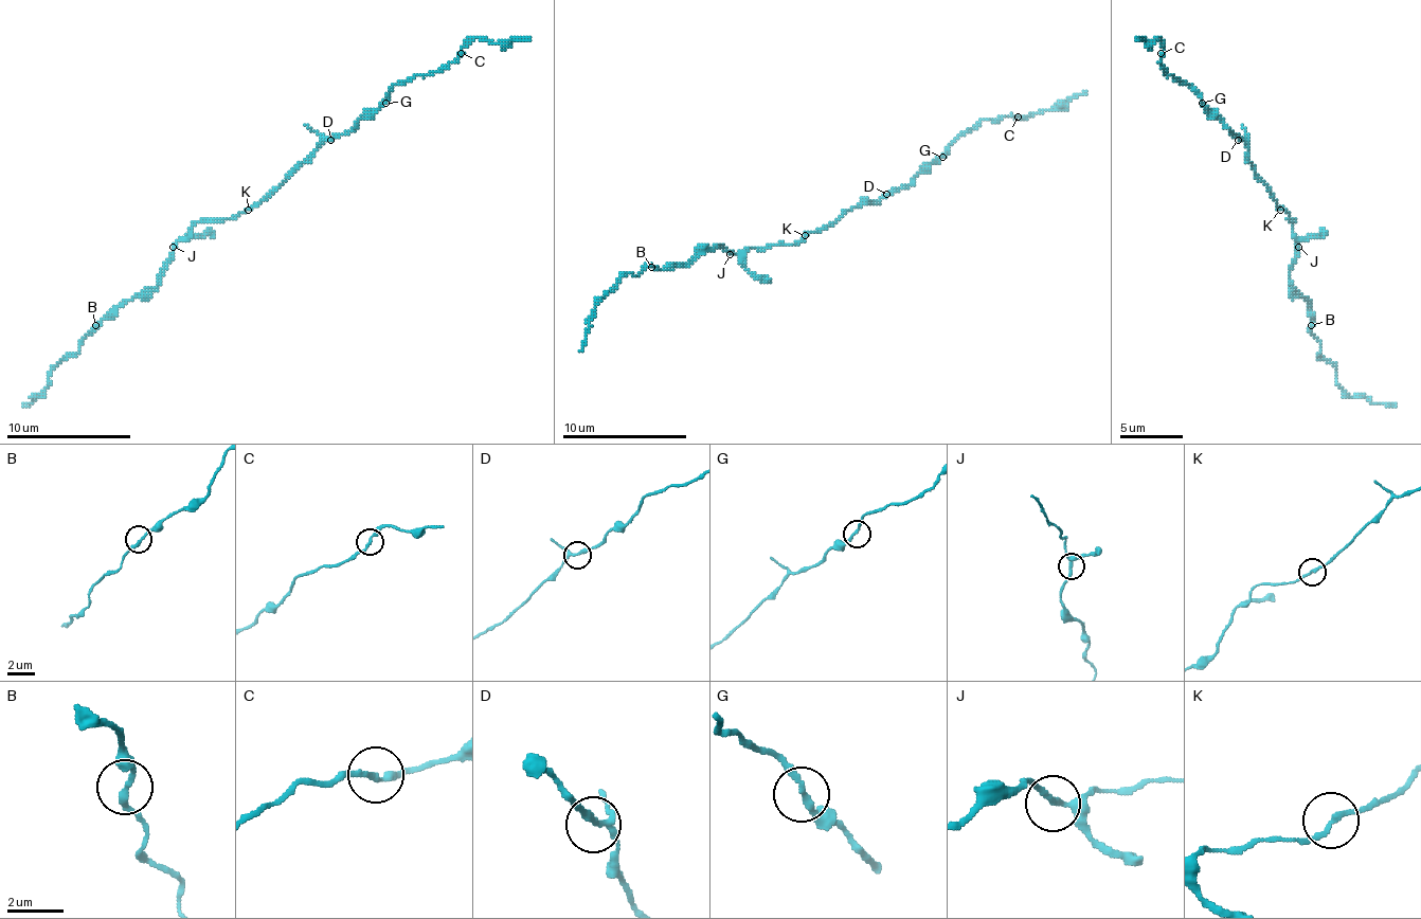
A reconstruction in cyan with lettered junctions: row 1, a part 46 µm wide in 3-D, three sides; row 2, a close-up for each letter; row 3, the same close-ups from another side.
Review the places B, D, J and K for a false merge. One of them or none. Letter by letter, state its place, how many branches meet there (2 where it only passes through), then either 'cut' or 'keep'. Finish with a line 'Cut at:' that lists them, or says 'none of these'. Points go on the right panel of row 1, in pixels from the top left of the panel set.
B: at (1311, 325); 2 branches meet; keep
D: at (1238, 140); 3 branches meet; keep
J: at (1298, 247); 2 branches meet; keep
K: at (1280, 210); 2 branches meet; keep
Cut at: none of these

